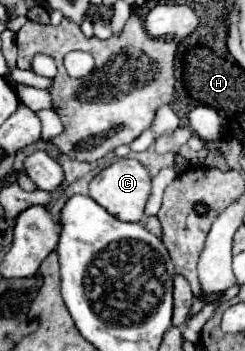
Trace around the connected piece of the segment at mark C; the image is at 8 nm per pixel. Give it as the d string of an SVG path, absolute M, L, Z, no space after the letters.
M128 157L116 161L110 167L106 167L104 171L100 171L90 183L90 197L96 203L100 203L102 207L106 207L106 211L110 211L110 215L114 215L116 219L122 219L122 221L142 221L150 191L152 191L152 177L148 173L148 169L140 161L128 159Z

